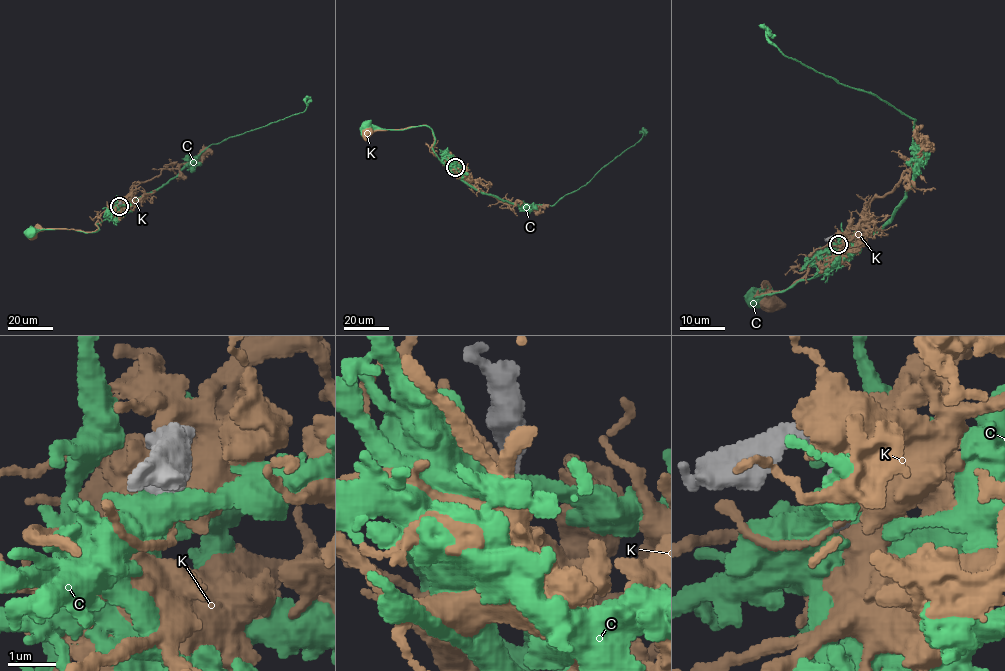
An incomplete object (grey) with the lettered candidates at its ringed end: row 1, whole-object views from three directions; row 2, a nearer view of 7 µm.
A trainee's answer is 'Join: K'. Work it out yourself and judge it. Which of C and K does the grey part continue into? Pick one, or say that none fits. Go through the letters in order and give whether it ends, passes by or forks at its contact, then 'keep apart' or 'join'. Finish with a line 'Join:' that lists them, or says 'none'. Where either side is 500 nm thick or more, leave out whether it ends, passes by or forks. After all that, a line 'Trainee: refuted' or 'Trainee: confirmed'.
C: join
K: keep apart
Join: C
Trainee: refuted

